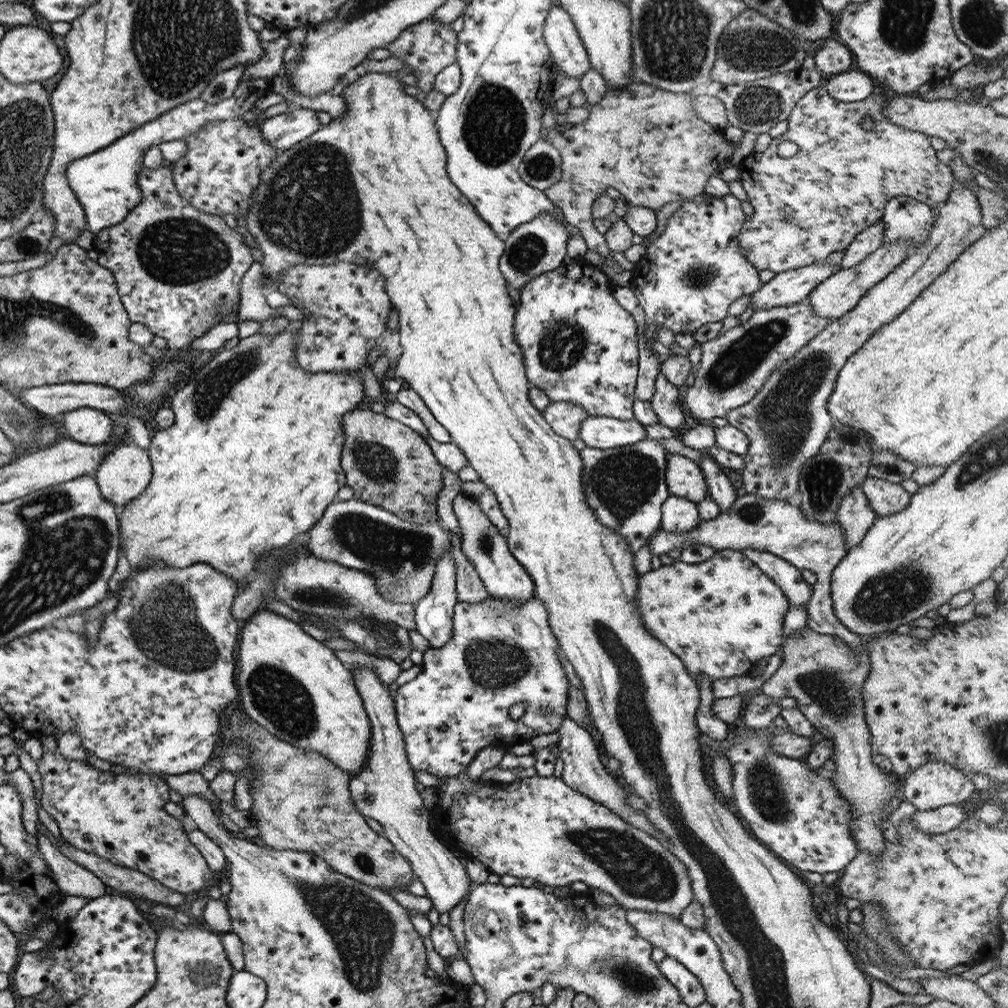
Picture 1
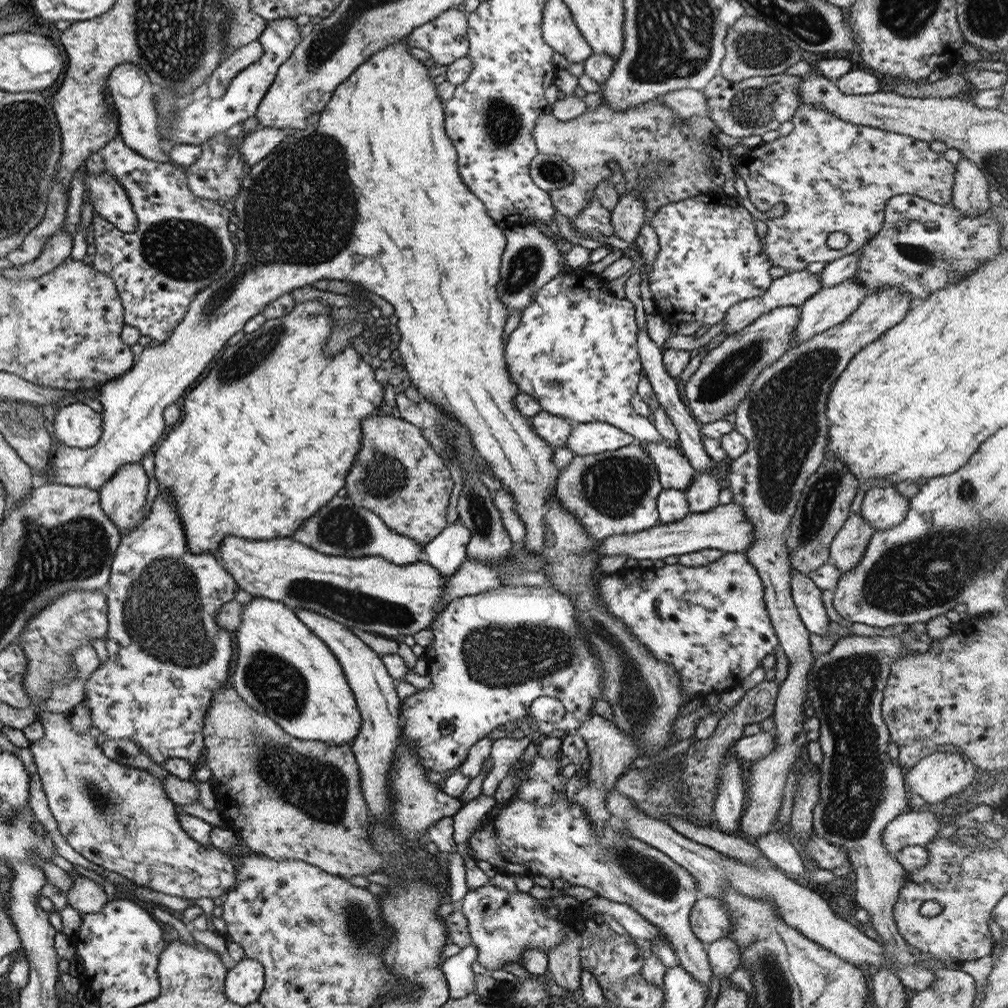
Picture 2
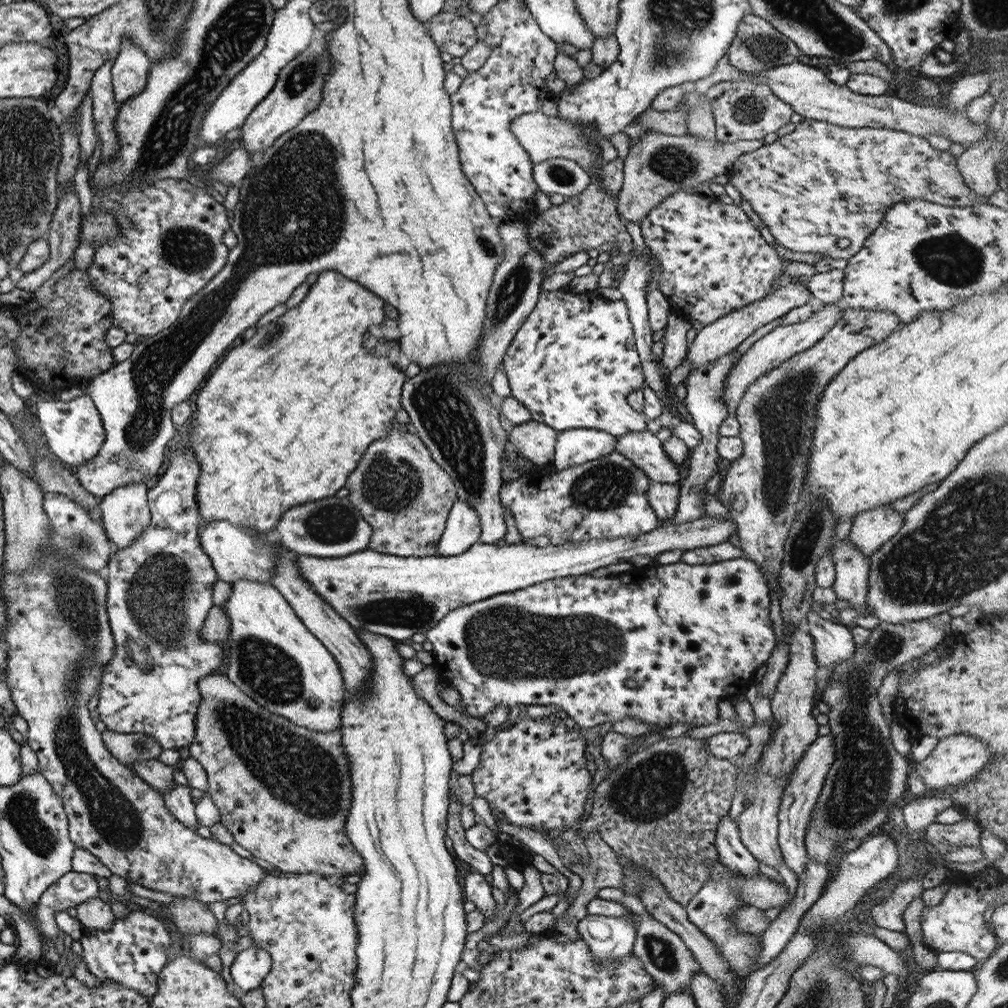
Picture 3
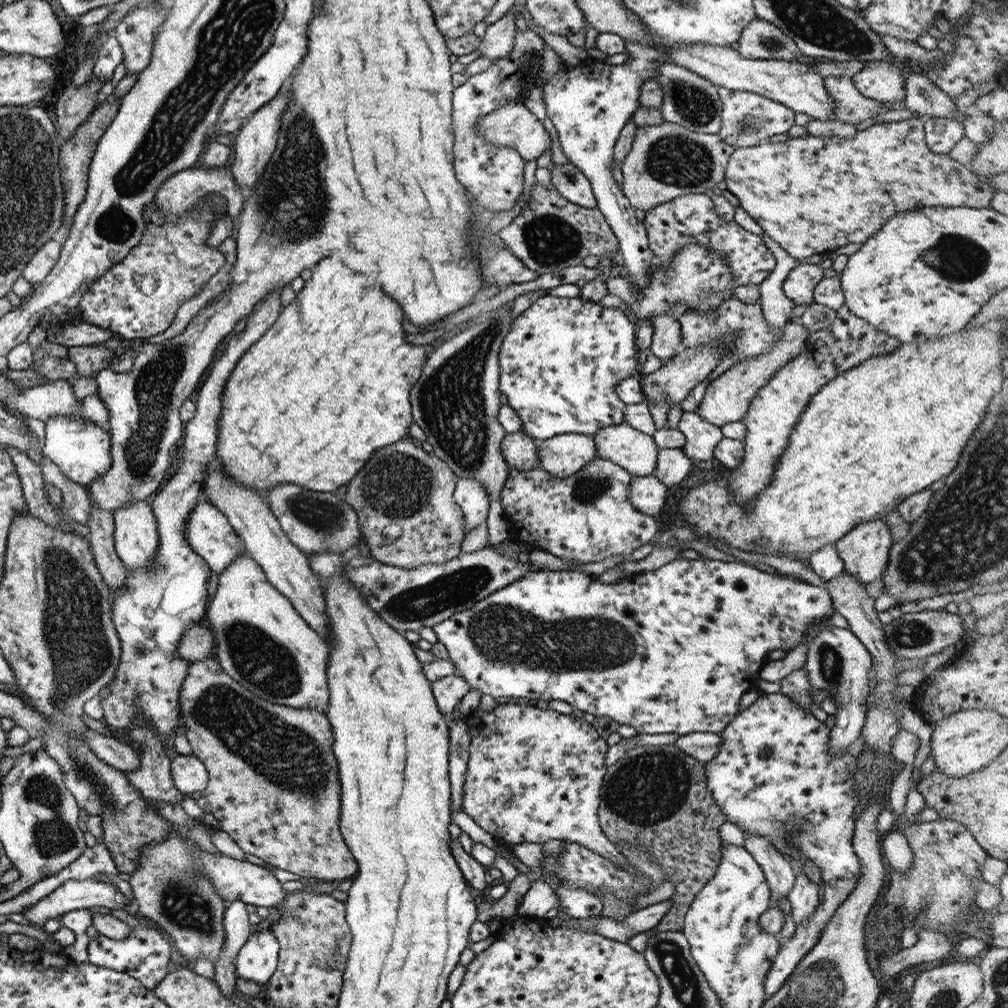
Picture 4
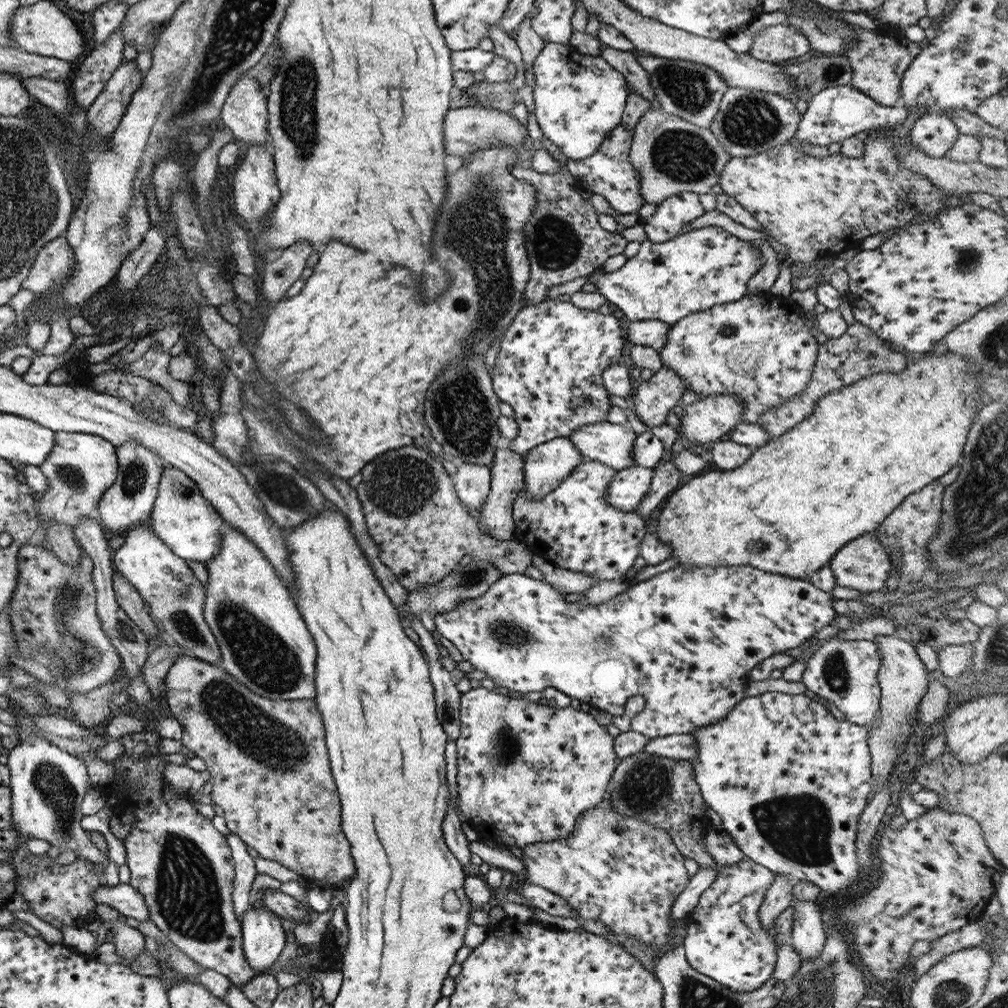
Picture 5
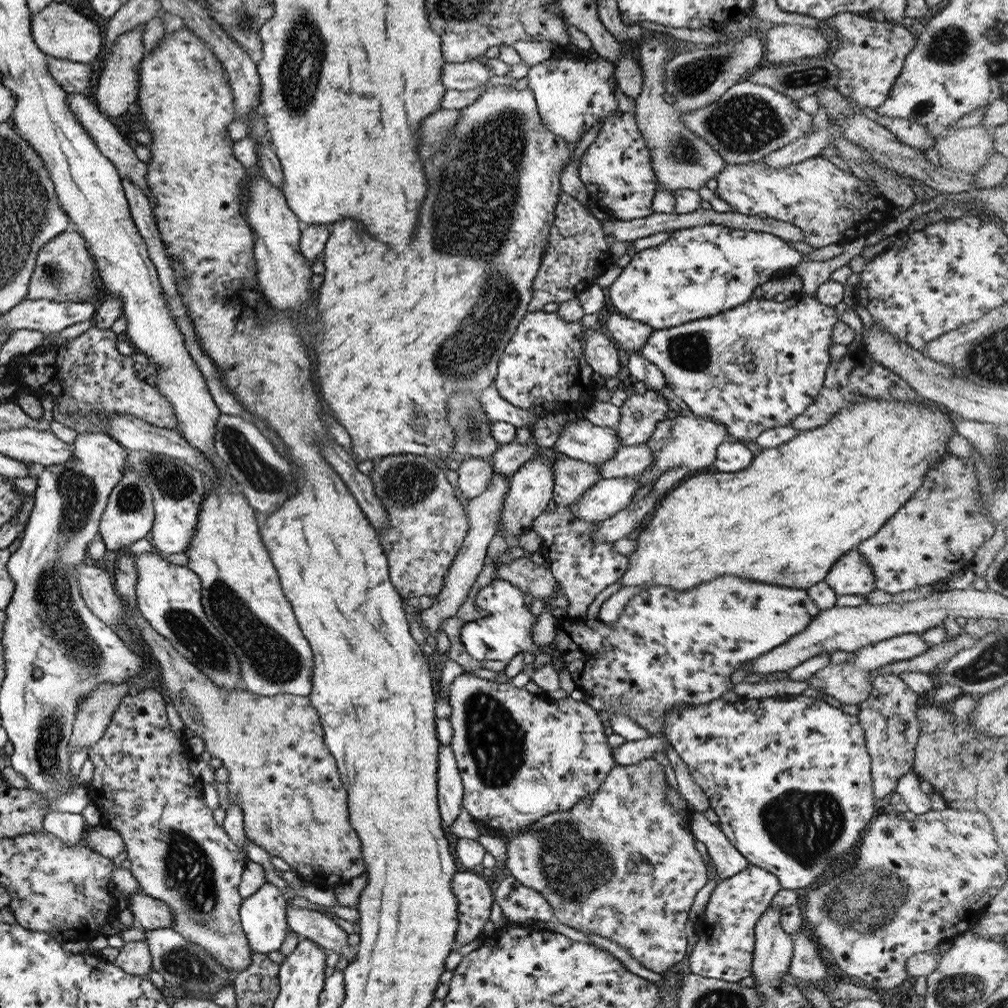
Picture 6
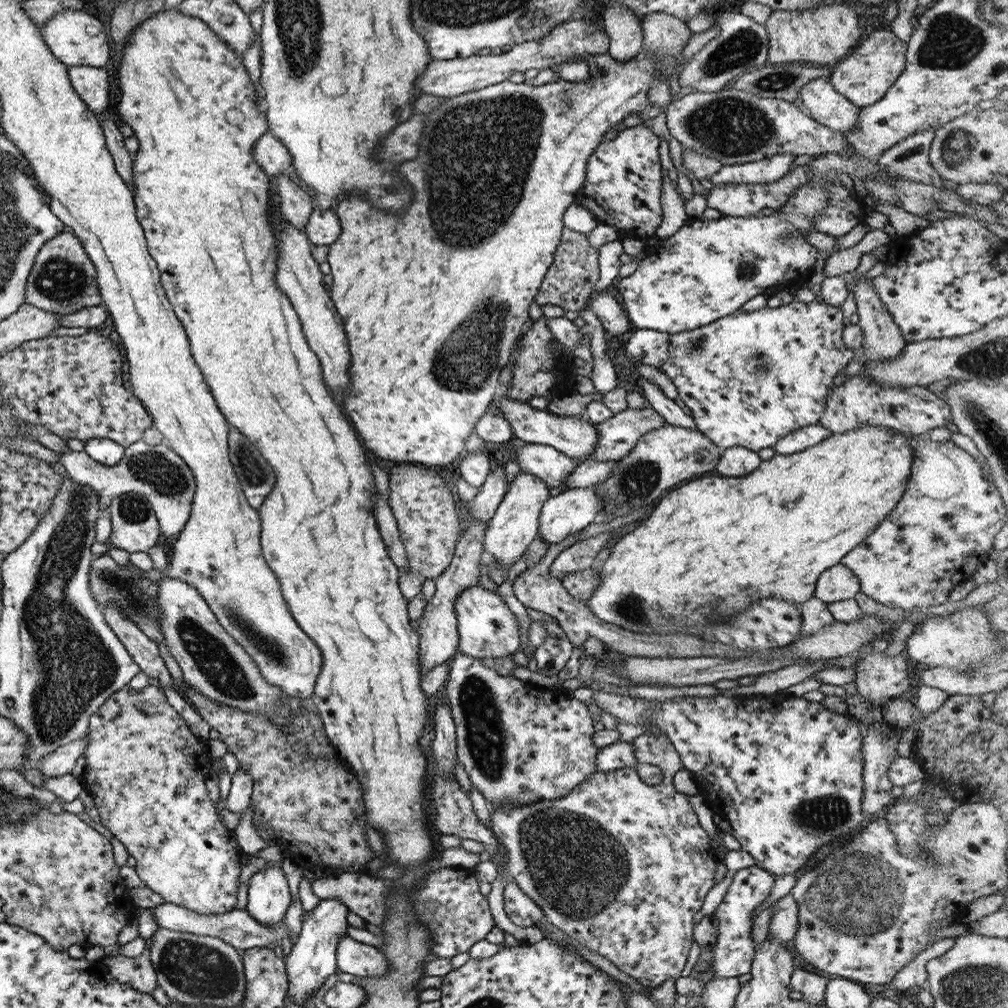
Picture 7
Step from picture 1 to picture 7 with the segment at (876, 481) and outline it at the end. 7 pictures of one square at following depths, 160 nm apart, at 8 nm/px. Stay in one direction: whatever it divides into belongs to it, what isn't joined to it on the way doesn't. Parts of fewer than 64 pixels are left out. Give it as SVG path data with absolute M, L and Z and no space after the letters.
M838 563L819 574L813 595L823 602L837 602L855 596L860 591L859 587L858 578L853 572Z

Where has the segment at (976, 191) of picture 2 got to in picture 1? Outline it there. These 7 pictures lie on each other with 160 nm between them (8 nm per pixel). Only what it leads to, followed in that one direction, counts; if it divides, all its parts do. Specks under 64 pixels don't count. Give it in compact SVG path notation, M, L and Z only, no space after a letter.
M959 182L953 185L943 204L936 208L936 221L933 223L930 238L916 248L913 254L907 255L889 274L885 275L885 278L867 290L849 312L829 321L823 330L806 342L791 358L781 362L775 370L772 370L753 398L725 415L728 424L740 430L748 438L748 447L745 454L741 456L743 464L739 472L743 490L747 495L783 501L795 500L800 470L805 462L818 453L827 433L832 429L833 418L827 412L826 402L845 361L861 348L861 345L865 344L876 330L891 322L911 305L919 293L929 286L933 279L937 278L948 264L961 254L962 250L984 234L981 209L973 189Z

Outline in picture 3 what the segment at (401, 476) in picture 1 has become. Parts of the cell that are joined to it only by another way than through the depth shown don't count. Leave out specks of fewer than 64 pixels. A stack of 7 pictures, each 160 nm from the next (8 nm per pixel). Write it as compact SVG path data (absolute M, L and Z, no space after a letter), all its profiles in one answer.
M394 425L385 438L370 442L344 487L349 491L346 499L373 529L368 550L397 557L437 553L436 544L457 494L449 475L432 459L417 435Z

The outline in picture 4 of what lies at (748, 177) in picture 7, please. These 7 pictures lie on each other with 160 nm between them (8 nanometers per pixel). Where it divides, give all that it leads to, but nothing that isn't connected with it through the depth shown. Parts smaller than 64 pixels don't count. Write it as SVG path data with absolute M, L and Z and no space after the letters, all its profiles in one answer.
M825 77L823 85L836 110L834 120L841 124L852 124L859 127L871 123L875 116L879 116L888 108L879 101L869 103L855 90L850 78Z

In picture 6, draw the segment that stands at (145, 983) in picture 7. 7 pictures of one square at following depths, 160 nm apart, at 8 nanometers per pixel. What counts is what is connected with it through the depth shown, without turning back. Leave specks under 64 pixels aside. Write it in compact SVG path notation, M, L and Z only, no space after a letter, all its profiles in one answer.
M133 940L124 942L119 947L119 953L112 963L127 974L147 976L151 961L147 943L143 940Z

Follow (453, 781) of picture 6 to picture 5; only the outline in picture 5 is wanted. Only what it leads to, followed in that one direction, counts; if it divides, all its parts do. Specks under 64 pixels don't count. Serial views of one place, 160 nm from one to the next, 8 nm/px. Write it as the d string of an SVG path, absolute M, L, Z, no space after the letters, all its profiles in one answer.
M449 797L445 816L441 823L442 835L449 852L453 854L462 866L469 867L470 850L468 849L468 841L461 831L460 823L462 818L456 813L453 806L454 800Z

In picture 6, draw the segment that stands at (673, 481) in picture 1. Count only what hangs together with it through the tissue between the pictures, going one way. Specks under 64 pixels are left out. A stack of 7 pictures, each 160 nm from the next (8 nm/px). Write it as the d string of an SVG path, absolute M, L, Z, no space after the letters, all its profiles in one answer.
M580 415L577 420L563 425L563 429L559 433L558 439L552 445L552 448L569 458L586 462L587 464L598 465L611 458L621 446L622 444L620 444L620 440L616 436L615 429L595 426Z

